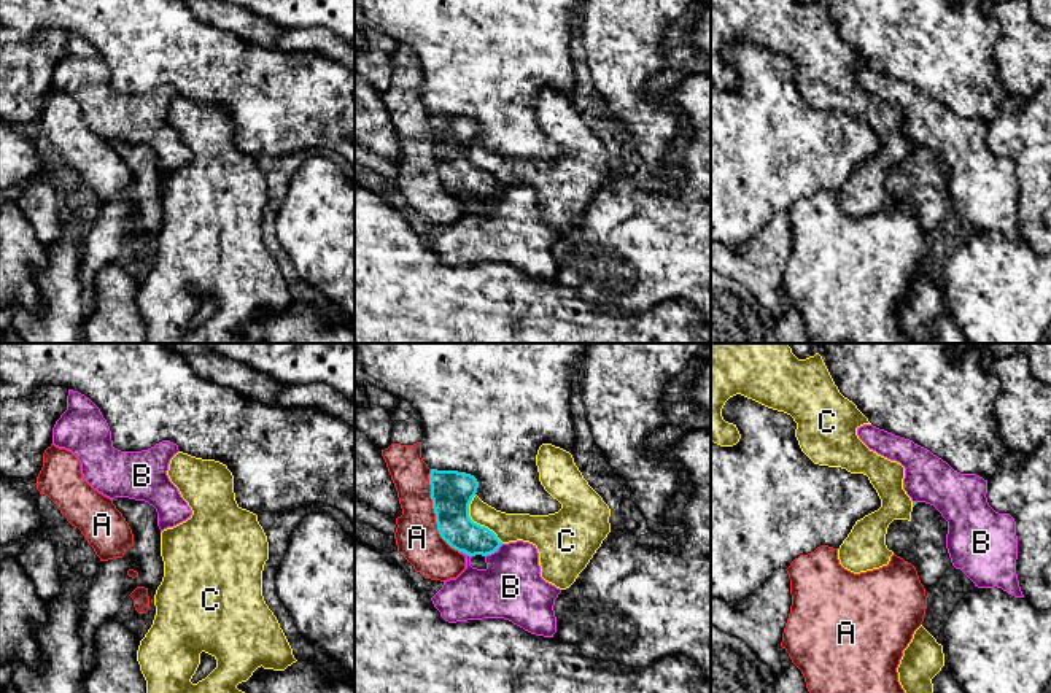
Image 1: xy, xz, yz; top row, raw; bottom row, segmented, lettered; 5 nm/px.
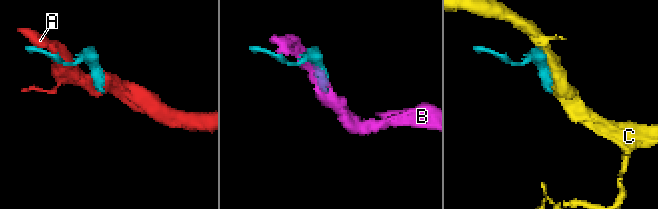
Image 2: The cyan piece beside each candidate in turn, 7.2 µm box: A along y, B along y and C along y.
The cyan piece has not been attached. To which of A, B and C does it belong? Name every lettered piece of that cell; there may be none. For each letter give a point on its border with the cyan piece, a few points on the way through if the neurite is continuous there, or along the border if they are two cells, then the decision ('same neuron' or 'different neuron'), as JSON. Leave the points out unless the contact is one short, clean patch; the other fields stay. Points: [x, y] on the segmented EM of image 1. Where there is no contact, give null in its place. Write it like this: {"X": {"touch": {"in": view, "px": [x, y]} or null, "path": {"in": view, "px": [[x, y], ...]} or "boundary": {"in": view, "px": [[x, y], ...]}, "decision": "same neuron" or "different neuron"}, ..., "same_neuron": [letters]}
{"A": {"touch": {"in": "xz", "px": [434, 512]}, "decision": "different neuron"}, "B": {"touch": {"in": "xz", "px": [493, 552]}, "decision": "different neuron"}, "C": {"touch": {"in": "xz", "px": [476, 523]}, "decision": "different neuron"}, "same_neuron": []}

